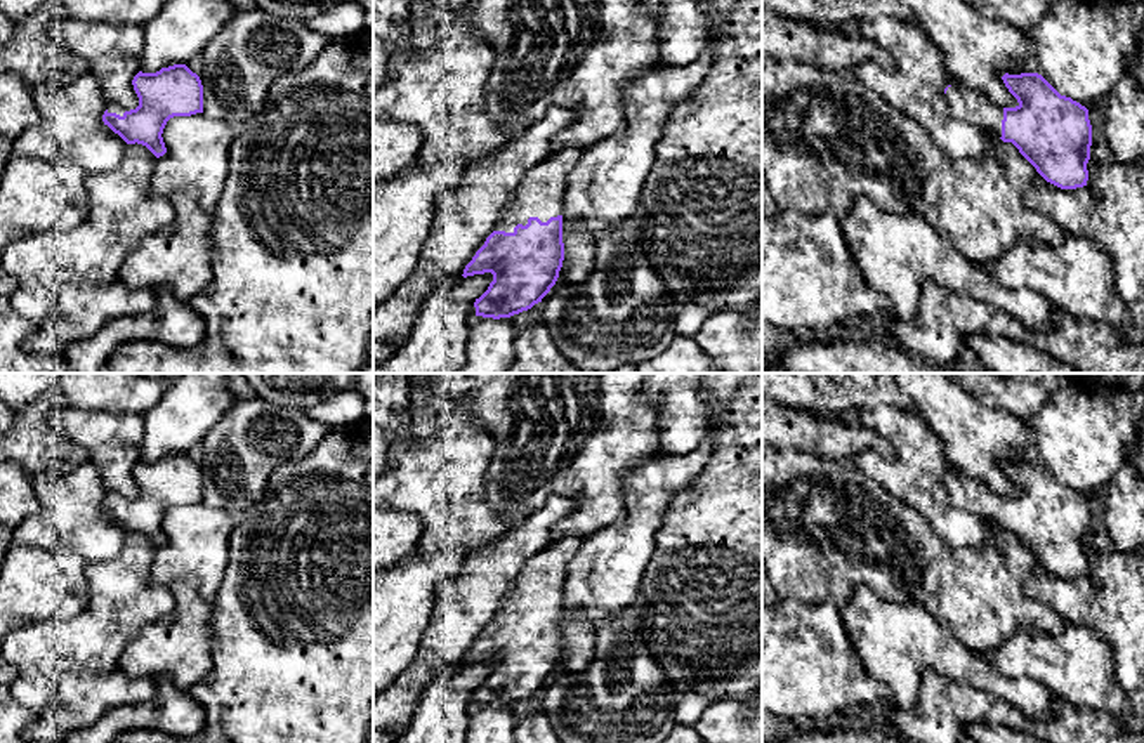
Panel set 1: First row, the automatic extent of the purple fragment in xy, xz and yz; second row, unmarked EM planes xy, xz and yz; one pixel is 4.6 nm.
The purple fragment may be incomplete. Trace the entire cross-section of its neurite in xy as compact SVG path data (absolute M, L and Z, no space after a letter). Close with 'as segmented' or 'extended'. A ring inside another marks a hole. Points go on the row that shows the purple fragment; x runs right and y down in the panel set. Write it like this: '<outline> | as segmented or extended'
M186 64L161 68L156 73L139 71L132 80L139 97L135 109L106 104L104 125L127 144L142 144L156 158L167 153L163 128L174 116L203 113L203 85Z | extended

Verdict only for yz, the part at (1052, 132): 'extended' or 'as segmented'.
extended

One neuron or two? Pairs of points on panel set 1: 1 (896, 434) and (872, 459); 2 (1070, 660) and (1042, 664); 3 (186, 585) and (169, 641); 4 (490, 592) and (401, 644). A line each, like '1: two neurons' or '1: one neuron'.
1: one neuron
2: one neuron
3: one neuron
4: two neurons

